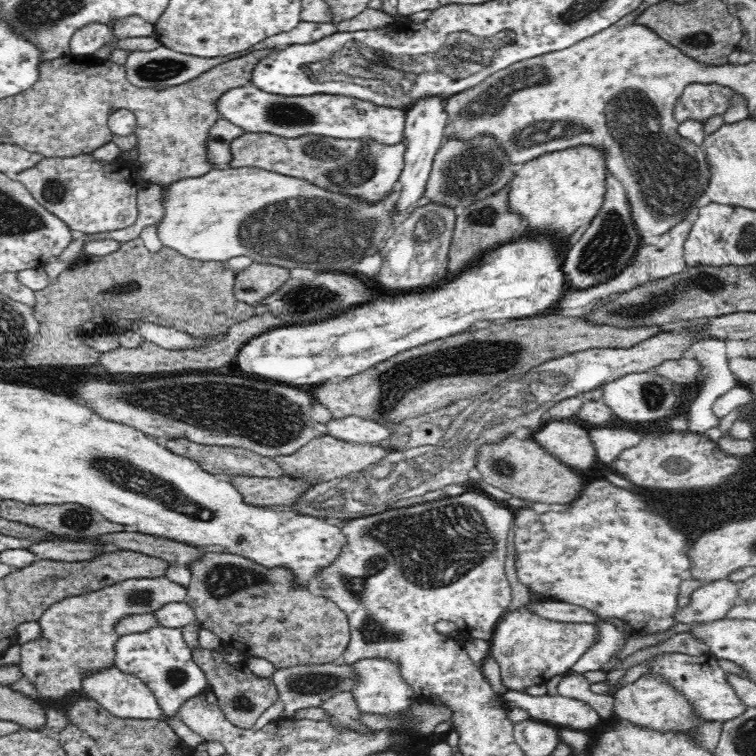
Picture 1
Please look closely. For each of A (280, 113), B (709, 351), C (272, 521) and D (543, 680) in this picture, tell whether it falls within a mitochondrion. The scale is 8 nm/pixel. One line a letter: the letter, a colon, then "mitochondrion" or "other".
A: mitochondrion
B: other
C: other
D: other

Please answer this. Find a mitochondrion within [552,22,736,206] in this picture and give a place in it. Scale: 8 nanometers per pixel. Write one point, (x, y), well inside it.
(692, 40)

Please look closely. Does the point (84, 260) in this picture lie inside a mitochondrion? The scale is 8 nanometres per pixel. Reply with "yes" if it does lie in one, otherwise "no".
no

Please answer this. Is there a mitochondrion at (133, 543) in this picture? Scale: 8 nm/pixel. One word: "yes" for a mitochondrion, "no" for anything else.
no

